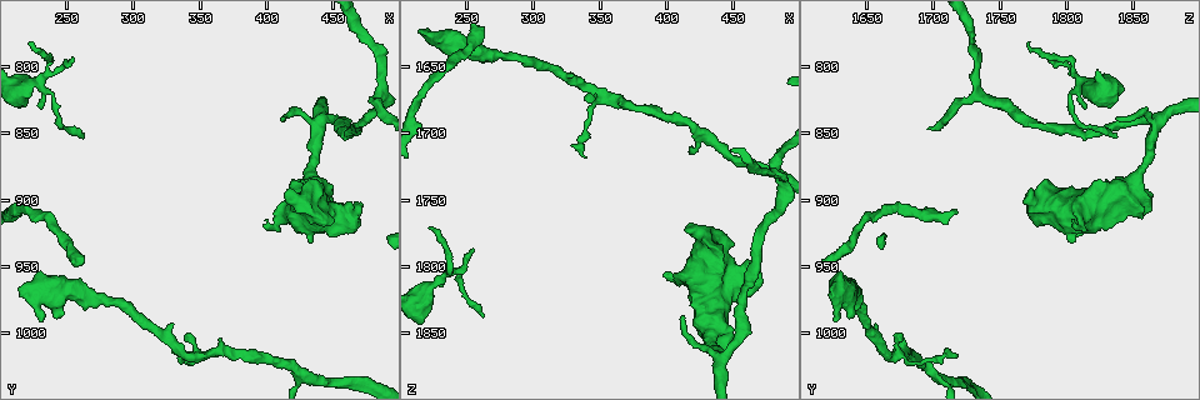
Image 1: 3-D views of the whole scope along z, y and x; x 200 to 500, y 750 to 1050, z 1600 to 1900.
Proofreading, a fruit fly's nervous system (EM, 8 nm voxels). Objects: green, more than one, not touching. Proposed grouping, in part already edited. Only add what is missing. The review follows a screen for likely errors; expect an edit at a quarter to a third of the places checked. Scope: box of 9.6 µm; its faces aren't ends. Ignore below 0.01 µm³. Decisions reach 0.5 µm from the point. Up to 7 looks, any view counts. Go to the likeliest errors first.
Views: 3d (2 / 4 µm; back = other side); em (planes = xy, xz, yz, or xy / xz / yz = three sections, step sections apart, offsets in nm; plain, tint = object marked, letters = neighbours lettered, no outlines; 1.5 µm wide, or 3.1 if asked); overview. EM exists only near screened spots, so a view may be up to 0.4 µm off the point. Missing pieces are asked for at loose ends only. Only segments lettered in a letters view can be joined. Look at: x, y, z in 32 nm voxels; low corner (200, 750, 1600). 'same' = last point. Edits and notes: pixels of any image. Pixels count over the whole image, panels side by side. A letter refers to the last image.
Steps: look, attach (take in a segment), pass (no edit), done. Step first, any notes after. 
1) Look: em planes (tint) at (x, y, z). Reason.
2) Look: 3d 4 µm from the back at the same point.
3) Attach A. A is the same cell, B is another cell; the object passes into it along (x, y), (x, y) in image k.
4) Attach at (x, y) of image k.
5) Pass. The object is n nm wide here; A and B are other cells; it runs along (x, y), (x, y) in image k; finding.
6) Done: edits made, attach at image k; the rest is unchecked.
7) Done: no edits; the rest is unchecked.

Look: em planes (letters) at (256, 794, 1788). Free end.

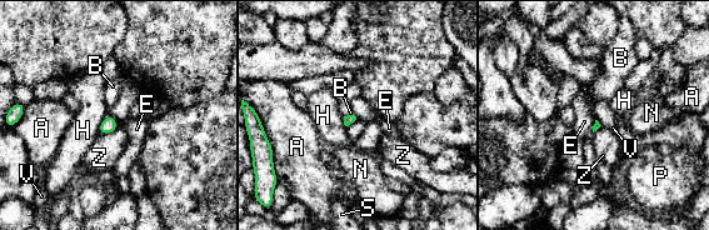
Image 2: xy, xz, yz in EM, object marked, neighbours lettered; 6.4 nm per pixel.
Pass. A, B, E, H, N, P, S, V and Z are other cells; a border runs along (108, 114), (118, 124) in image 2; no lettered segment goes on from it.

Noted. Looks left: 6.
Look: 3d 4 µm at (410, 840, 1836). Branch stops here.

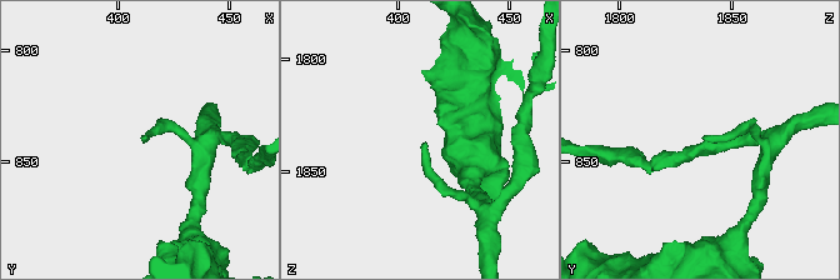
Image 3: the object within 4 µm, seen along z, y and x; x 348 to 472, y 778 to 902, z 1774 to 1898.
Look: em planes (letters) at (410, 840, 1839).

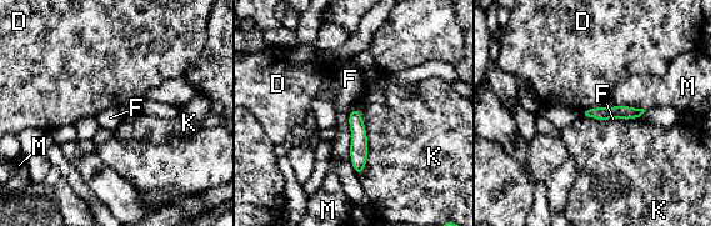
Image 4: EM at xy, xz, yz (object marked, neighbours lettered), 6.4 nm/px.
Pass. D, F, K and M are other cells; a border runs along (351, 108), (350, 162), (356, 175) in image 4; no lettered segment goes on from it.

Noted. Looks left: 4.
Look: em planes (letters) at (338, 1016, 1718).

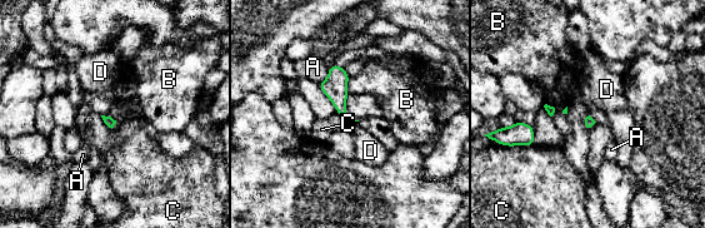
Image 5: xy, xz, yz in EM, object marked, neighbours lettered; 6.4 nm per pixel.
Pass. A, B, C and D are other cells; a border runs along (536, 144), (511, 147) in image 5; none of them fits.

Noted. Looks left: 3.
Done: no edits; the rest is unchecked.

